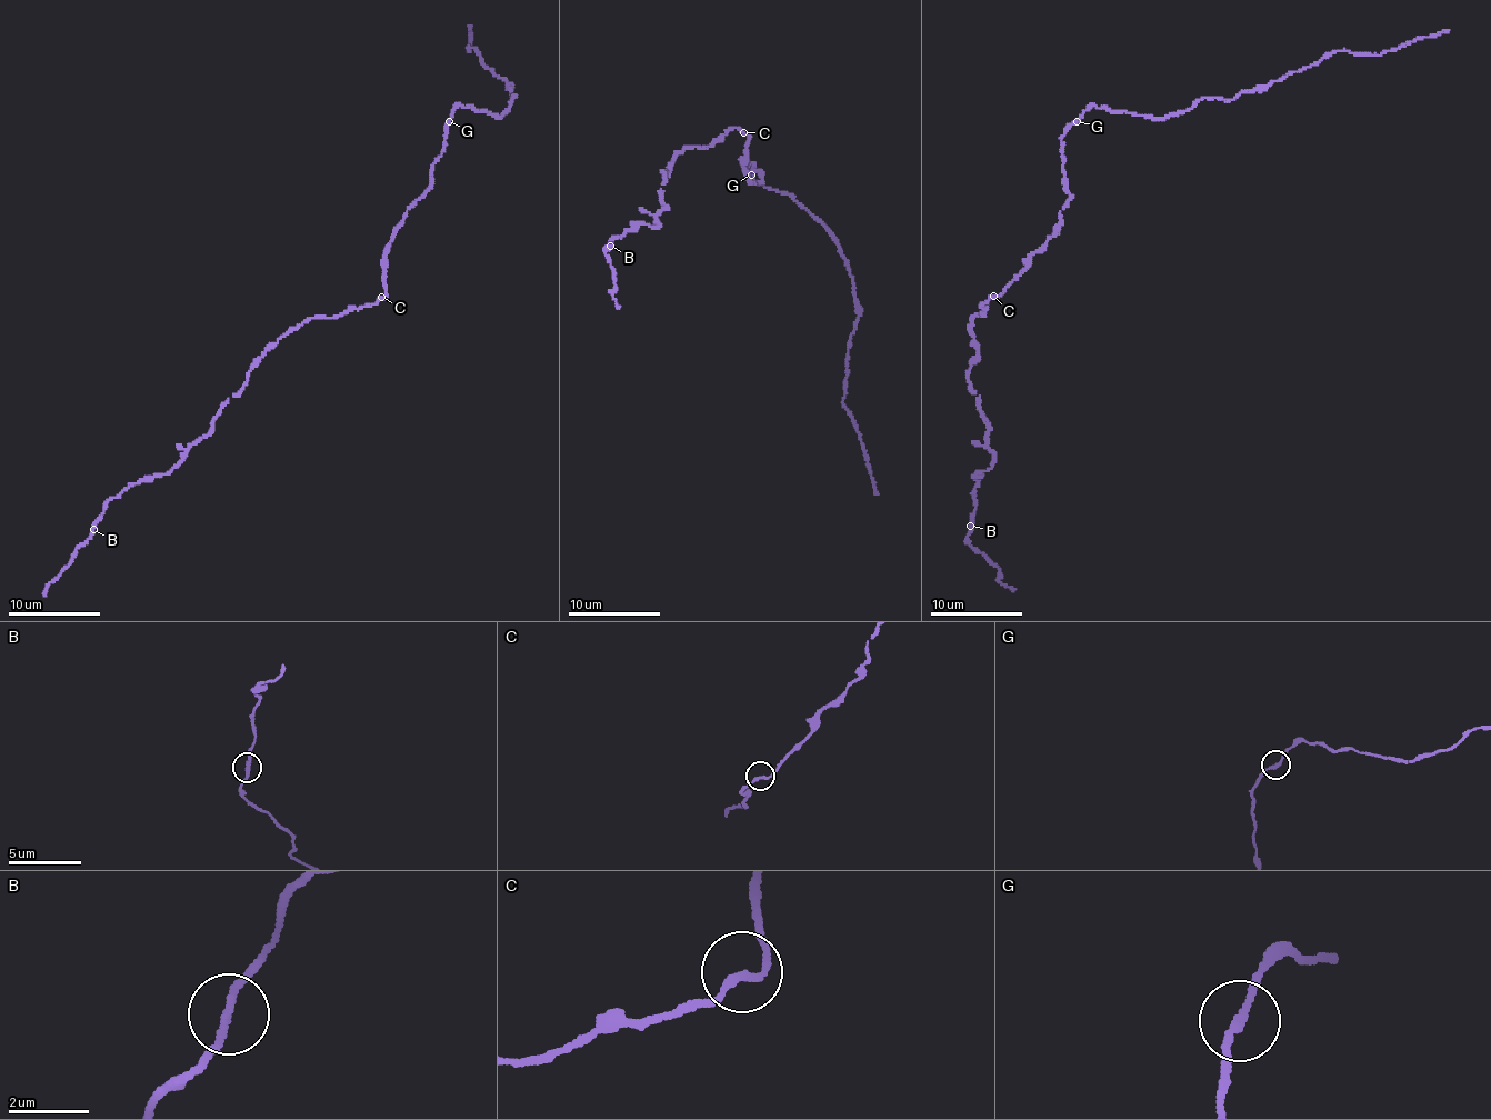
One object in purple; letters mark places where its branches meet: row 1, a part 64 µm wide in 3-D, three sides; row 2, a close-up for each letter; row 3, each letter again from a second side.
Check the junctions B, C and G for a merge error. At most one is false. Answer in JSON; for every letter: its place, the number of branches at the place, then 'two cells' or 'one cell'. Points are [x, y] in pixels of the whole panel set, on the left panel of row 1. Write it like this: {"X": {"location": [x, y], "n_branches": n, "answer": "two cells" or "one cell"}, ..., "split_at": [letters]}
{"B": {"location": [93, 529], "n_branches": 2, "answer": "one cell"}, "C": {"location": [381, 297], "n_branches": 2, "answer": "one cell"}, "G": {"location": [449, 121], "n_branches": 2, "answer": "one cell"}, "split_at": []}

